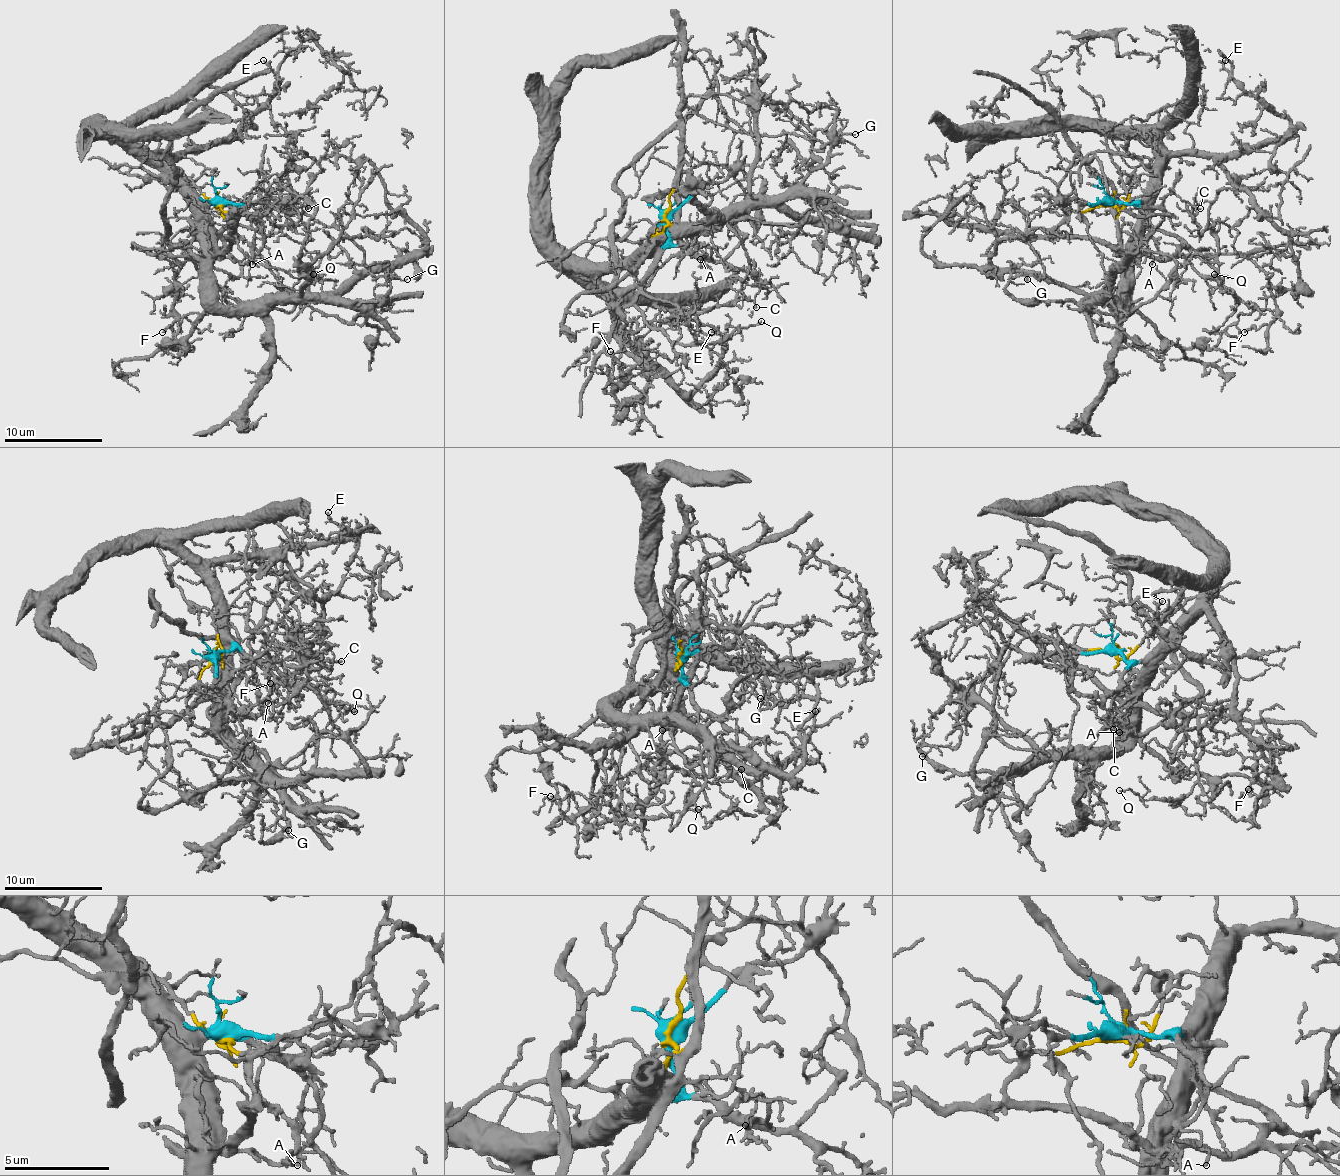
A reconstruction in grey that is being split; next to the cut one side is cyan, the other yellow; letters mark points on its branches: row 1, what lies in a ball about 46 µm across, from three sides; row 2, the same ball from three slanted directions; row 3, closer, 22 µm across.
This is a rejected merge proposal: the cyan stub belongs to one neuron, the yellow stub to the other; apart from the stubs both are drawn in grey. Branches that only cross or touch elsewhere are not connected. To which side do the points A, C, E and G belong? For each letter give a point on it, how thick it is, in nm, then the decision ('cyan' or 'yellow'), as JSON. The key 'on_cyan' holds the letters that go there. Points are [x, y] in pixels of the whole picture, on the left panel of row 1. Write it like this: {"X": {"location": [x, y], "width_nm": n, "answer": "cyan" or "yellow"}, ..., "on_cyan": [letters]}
{"A": {"location": [252, 264], "width_nm": 80, "answer": "cyan"}, "C": {"location": [308, 208], "width_nm": 110, "answer": "cyan"}, "E": {"location": [263, 60], "width_nm": 130, "answer": "cyan"}, "G": {"location": [407, 279], "width_nm": 90, "answer": "yellow"}, "on_cyan": ["A", "C", "E"]}

